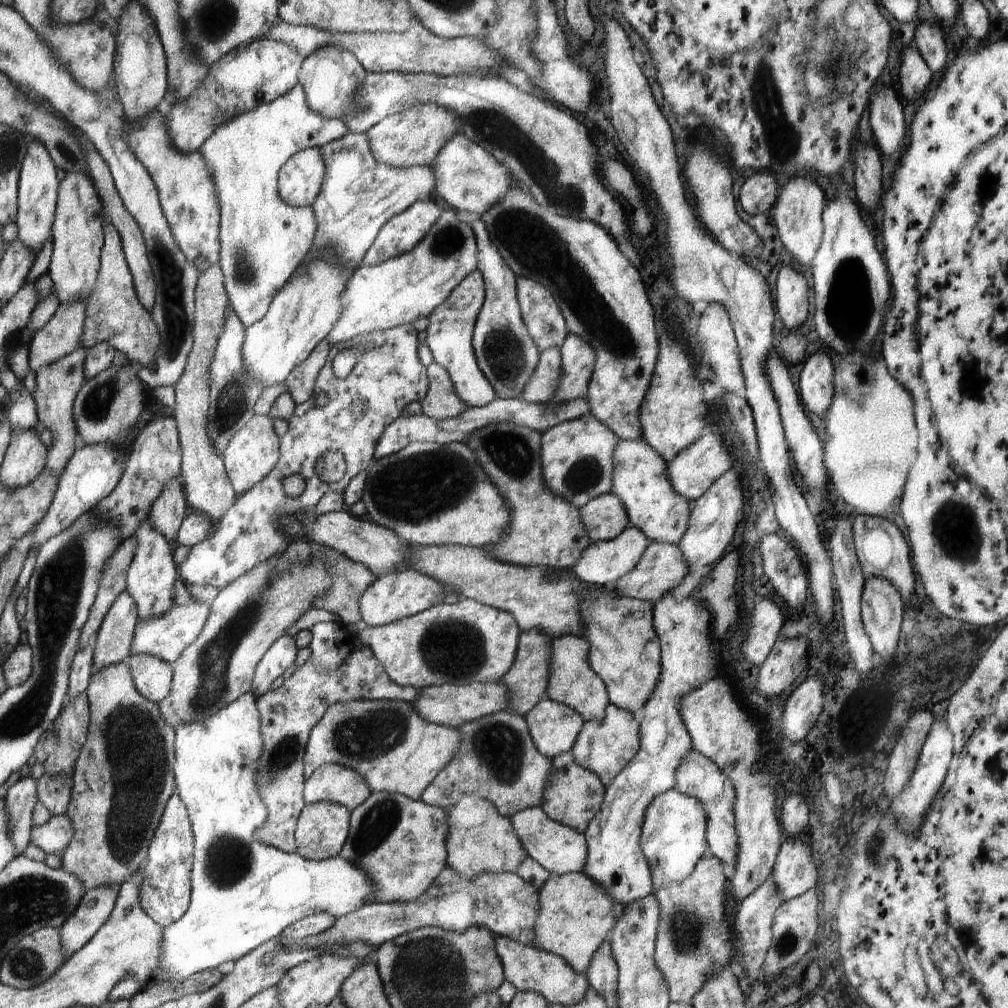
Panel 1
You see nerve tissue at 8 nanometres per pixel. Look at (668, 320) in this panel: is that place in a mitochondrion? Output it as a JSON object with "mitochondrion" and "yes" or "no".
{"mitochondrion":"no"}

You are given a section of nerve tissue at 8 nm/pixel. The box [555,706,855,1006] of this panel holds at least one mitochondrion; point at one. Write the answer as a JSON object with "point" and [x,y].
{"point":[687,925]}

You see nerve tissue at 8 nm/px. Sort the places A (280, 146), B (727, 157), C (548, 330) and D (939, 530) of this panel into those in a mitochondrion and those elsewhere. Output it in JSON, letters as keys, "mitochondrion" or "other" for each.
{"A":"other","B":"other","C":"mitochondrion","D":"mitochondrion"}

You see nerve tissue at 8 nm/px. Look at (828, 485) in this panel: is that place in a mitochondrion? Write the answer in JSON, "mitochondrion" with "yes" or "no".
{"mitochondrion":"no"}

